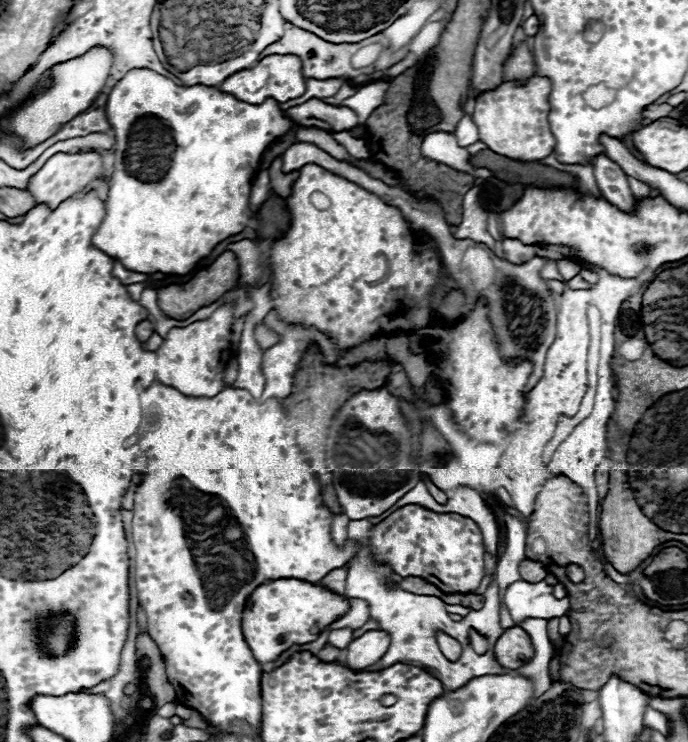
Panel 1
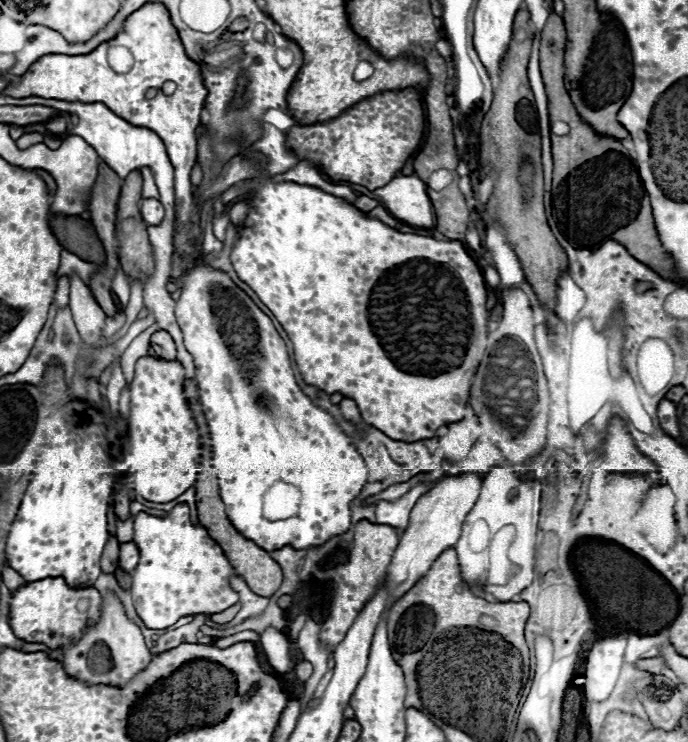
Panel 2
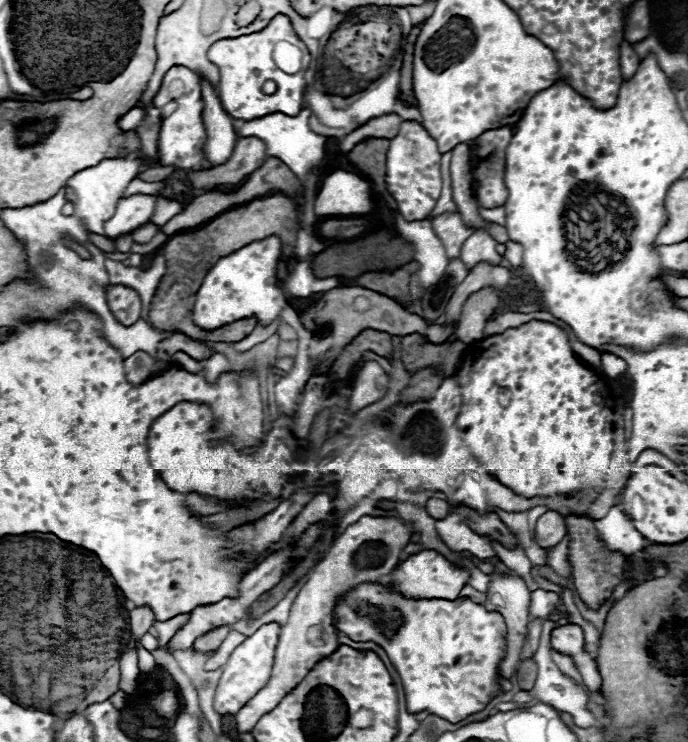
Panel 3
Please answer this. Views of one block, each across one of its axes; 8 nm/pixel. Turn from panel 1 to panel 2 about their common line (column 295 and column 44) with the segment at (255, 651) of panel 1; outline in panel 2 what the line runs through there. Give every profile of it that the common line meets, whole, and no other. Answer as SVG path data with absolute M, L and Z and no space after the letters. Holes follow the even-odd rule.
M44 578L38 582L28 582L20 586L18 590L10 592L10 614L8 622L16 634L16 638L24 642L34 642L34 644L46 644L50 650L64 648L68 644L78 642L84 636L84 630L88 626L94 626L100 622L100 612L102 608L102 596L98 594L96 588L70 588L64 578ZM80 598L90 598L90 610L88 612L78 612L76 604Z

